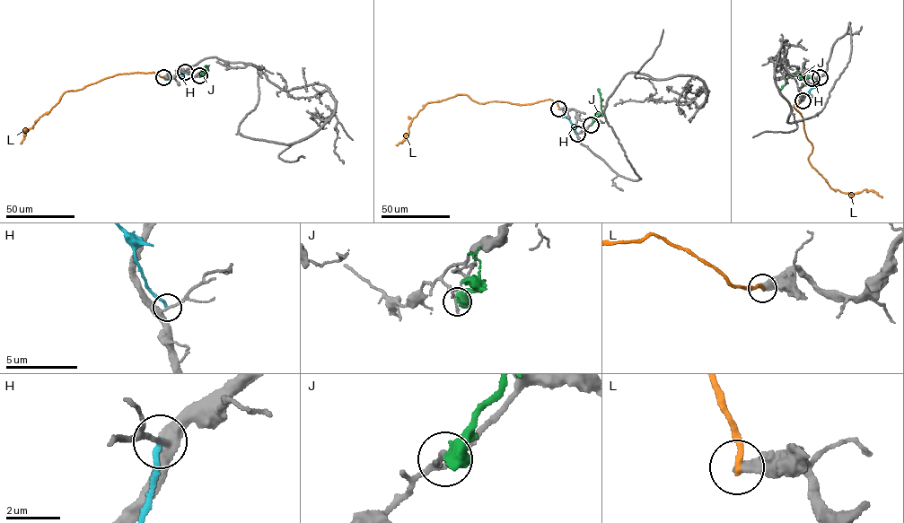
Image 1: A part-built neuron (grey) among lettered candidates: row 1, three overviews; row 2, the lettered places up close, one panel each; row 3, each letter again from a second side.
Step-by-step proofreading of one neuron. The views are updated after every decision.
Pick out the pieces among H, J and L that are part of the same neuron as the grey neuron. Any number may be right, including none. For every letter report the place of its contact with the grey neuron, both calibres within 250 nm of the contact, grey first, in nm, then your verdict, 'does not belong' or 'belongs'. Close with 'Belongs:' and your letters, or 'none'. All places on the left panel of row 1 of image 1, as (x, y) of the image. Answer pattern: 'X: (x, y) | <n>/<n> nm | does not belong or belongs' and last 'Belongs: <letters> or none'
H: (185, 72) | 190/200 nm | does not belong
J: (199, 75) | 200/700 nm | does not belong
L: (163, 77) | 440/240 nm | does not belong
Belongs: none

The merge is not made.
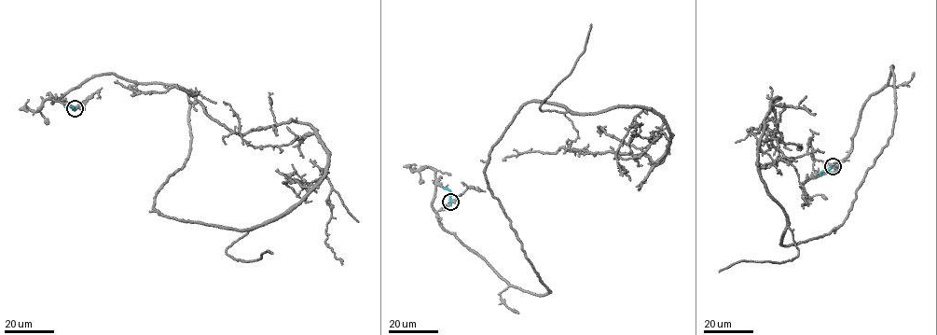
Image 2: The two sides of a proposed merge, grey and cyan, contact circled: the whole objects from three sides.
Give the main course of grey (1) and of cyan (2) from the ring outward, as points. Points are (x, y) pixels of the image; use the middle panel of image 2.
1: (450, 202), (440, 225), (545, 294), (484, 173), (524, 104), (635, 106), (672, 137), (654, 165), (502, 160)
2: (450, 202), (450, 190), (443, 188)

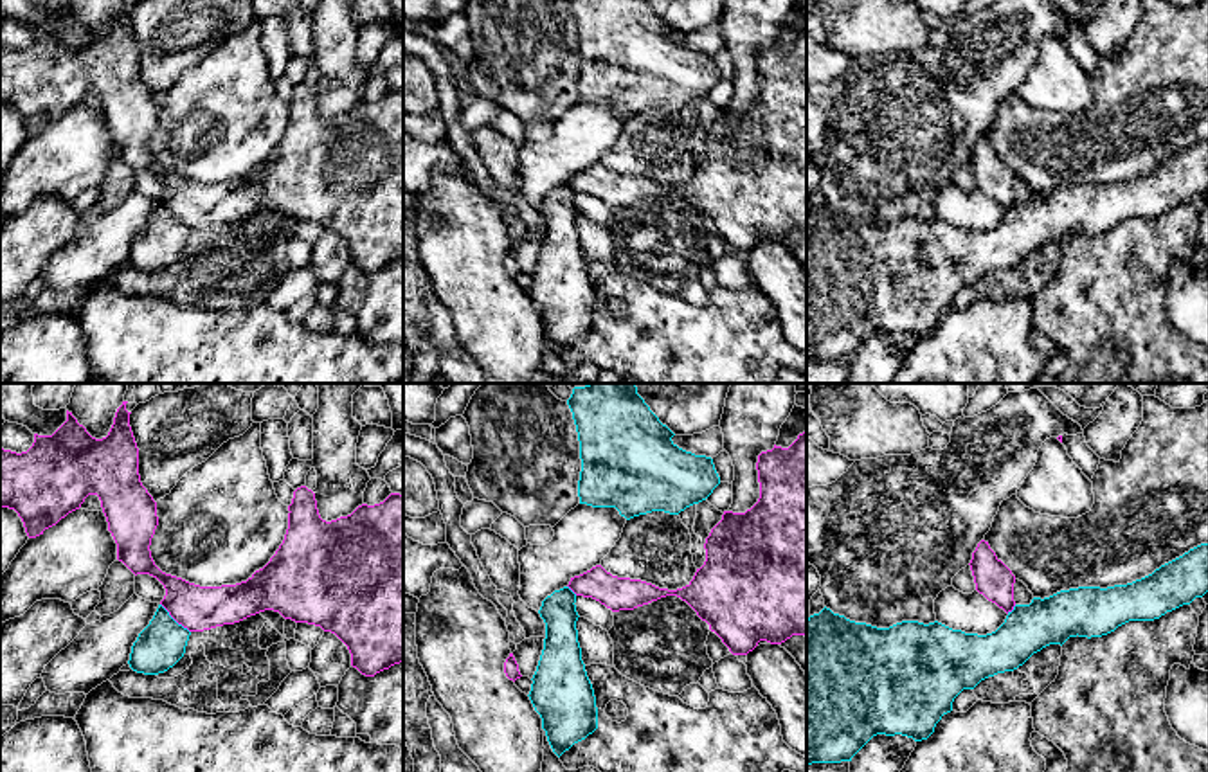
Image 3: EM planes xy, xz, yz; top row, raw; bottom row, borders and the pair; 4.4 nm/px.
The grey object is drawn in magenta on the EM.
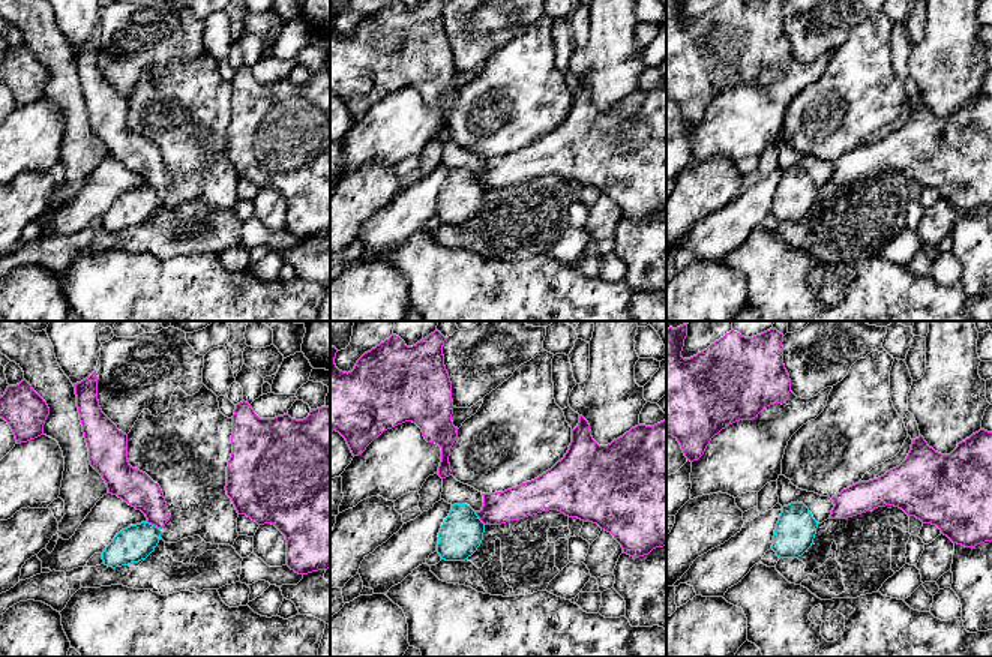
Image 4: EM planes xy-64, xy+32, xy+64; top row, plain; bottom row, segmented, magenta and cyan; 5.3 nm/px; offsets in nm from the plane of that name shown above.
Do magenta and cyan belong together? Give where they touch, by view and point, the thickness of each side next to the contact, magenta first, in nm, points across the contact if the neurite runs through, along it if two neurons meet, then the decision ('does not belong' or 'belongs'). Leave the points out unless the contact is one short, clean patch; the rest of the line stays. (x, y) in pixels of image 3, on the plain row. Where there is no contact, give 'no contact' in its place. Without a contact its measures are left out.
meets magenta in xy at (175, 216); 200 nm thick on the magenta side, 220 nm on the other; border along xy (161, 200), (189, 229); does not belong

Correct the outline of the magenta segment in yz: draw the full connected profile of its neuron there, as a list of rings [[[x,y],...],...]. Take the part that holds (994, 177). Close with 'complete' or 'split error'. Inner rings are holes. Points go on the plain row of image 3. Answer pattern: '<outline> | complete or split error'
[[[981,137],[972,149],[970,167],[976,187],[988,198],[996,200],[1006,211],[1014,207],[1014,180],[1012,167],[996,153],[988,139]]] | complete

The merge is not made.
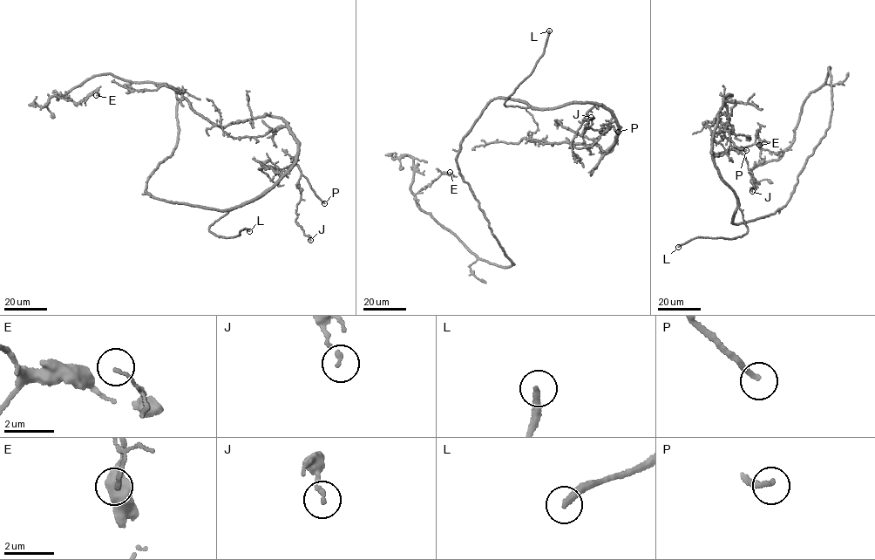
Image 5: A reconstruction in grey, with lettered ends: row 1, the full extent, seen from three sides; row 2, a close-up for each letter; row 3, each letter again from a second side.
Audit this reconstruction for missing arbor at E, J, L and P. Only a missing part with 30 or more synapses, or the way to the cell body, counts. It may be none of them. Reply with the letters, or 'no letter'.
L

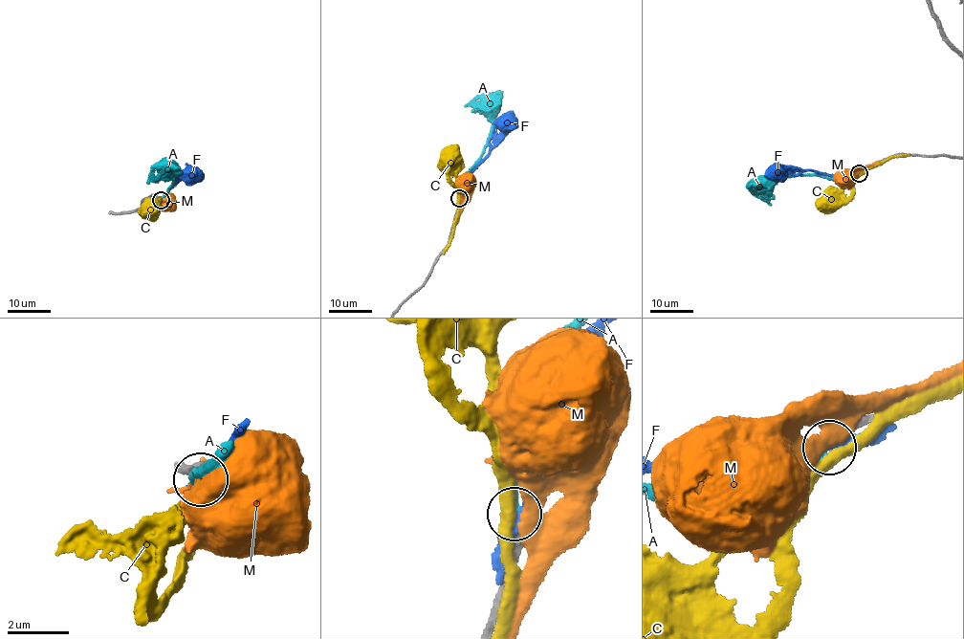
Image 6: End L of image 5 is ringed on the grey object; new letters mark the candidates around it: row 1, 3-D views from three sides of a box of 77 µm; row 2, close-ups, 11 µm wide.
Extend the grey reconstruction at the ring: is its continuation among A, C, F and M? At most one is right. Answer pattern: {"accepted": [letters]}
{"accepted": ["A"]}

